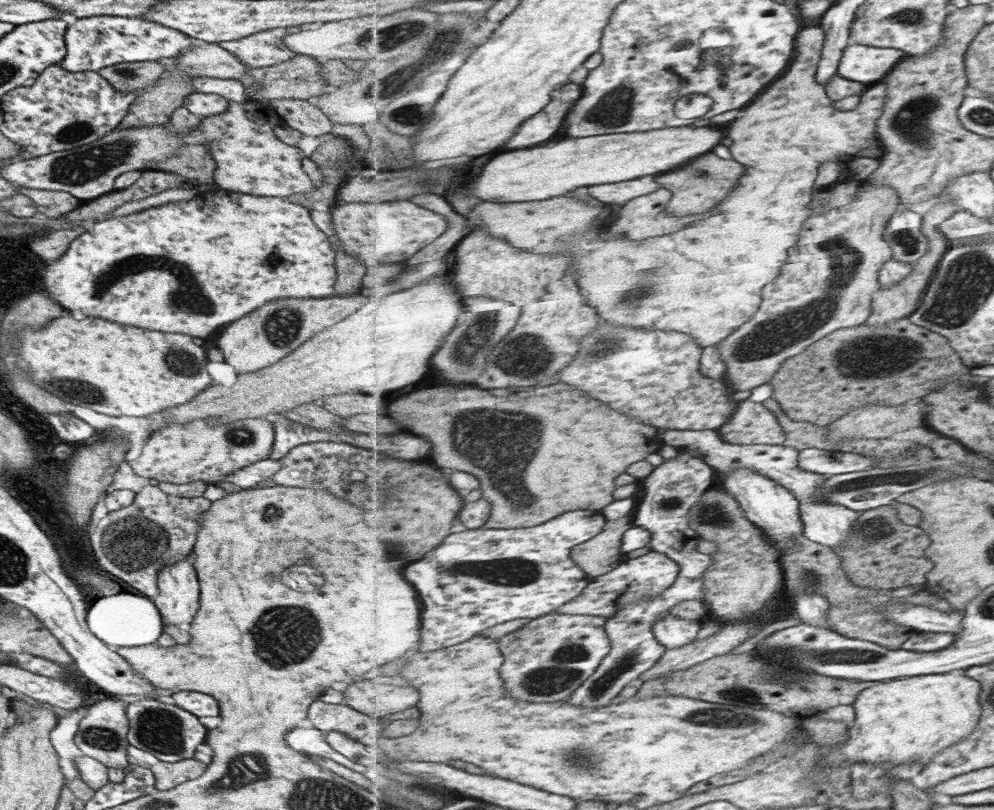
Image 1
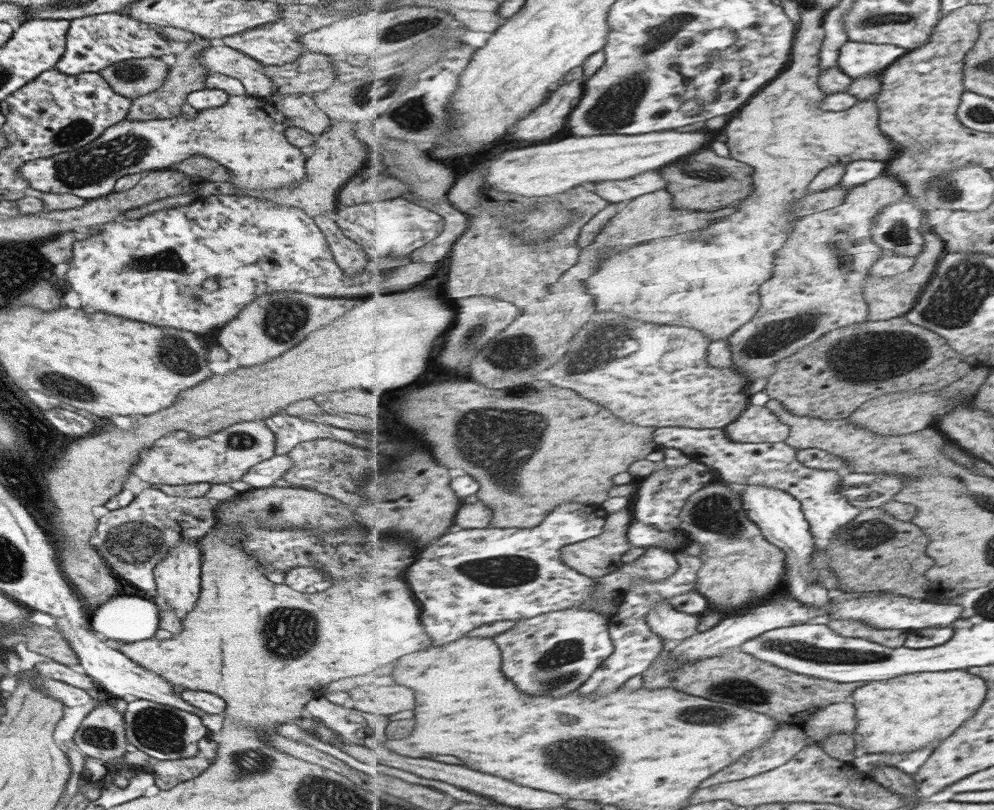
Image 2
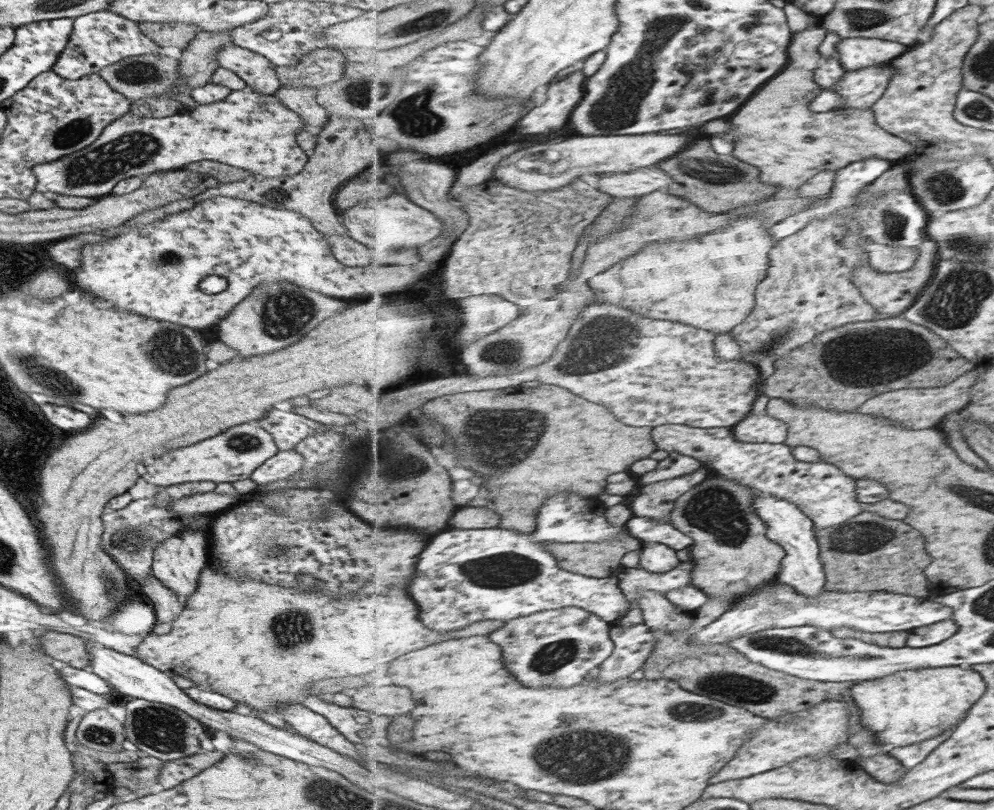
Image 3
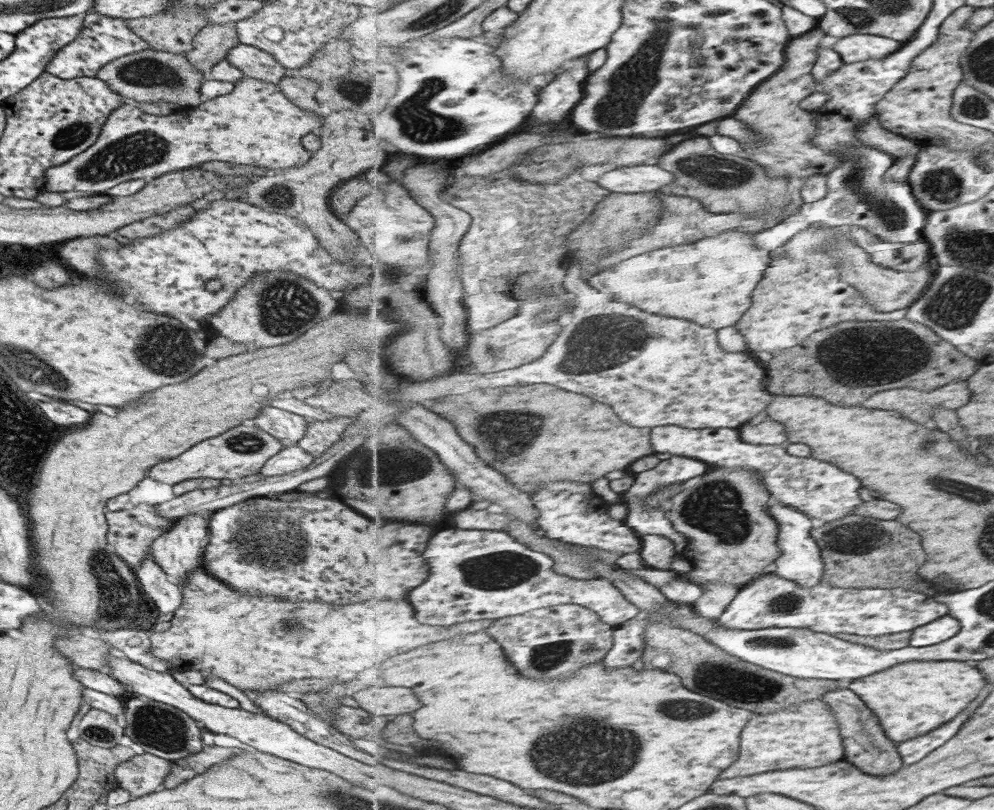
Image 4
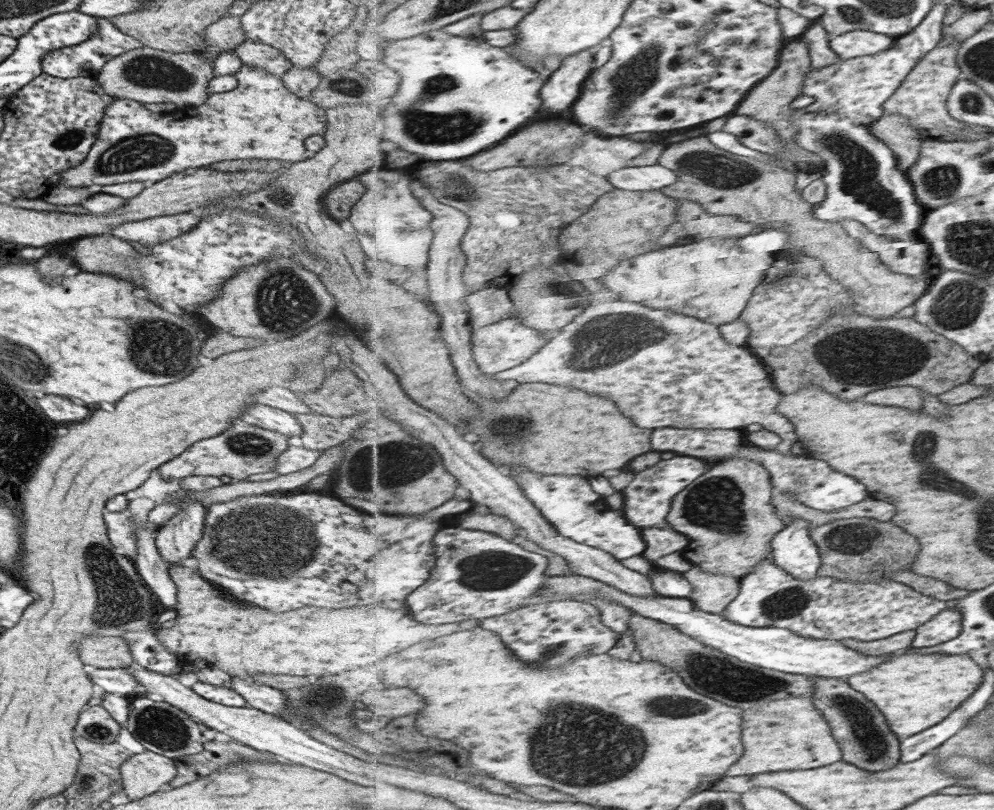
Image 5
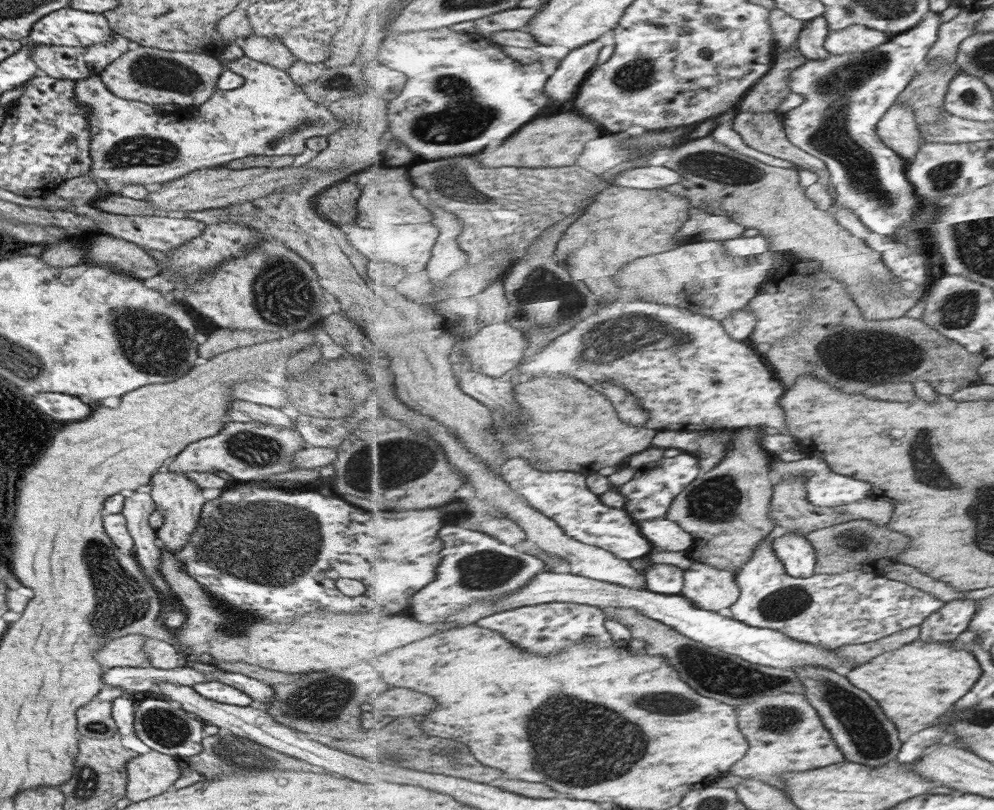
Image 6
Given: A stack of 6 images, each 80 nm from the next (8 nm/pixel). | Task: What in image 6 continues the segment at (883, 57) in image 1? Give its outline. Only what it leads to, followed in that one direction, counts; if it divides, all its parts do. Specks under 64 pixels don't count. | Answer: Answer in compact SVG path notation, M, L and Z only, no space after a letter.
M858 24L843 30L830 31L830 35L826 38L826 47L833 55L869 52L881 47L890 39L891 36L886 32Z

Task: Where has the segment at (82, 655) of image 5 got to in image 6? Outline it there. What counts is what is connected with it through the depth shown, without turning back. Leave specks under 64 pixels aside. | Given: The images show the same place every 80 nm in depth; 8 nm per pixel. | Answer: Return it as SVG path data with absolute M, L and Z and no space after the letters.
M128 634L108 641L92 654L105 668L149 667L148 656L144 653L146 636Z

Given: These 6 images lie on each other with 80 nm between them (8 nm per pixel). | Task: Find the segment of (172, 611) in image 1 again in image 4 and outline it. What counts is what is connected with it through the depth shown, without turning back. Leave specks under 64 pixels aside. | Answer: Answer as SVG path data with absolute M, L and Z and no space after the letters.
M191 513L174 519L172 525L162 535L154 538L150 544L153 562L163 569L167 580L177 586L184 585L186 572L200 570L201 568L200 552L203 545L207 545L205 530L208 521L206 516L201 513Z

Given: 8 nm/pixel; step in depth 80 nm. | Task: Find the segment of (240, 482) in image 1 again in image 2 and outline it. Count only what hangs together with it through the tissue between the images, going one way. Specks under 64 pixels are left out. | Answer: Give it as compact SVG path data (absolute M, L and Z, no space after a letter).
M273 455L267 460L258 462L240 478L241 482L251 488L273 487L273 482L282 478L292 466L292 460L287 455Z

